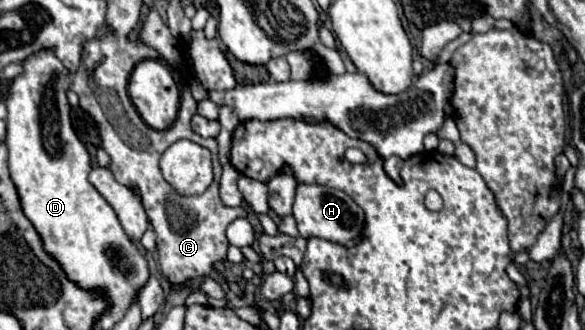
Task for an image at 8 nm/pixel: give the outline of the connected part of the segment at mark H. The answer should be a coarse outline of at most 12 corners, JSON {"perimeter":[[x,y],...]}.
{"perimeter":[[297,183],[299,235],[359,241],[363,211],[343,191]]}

